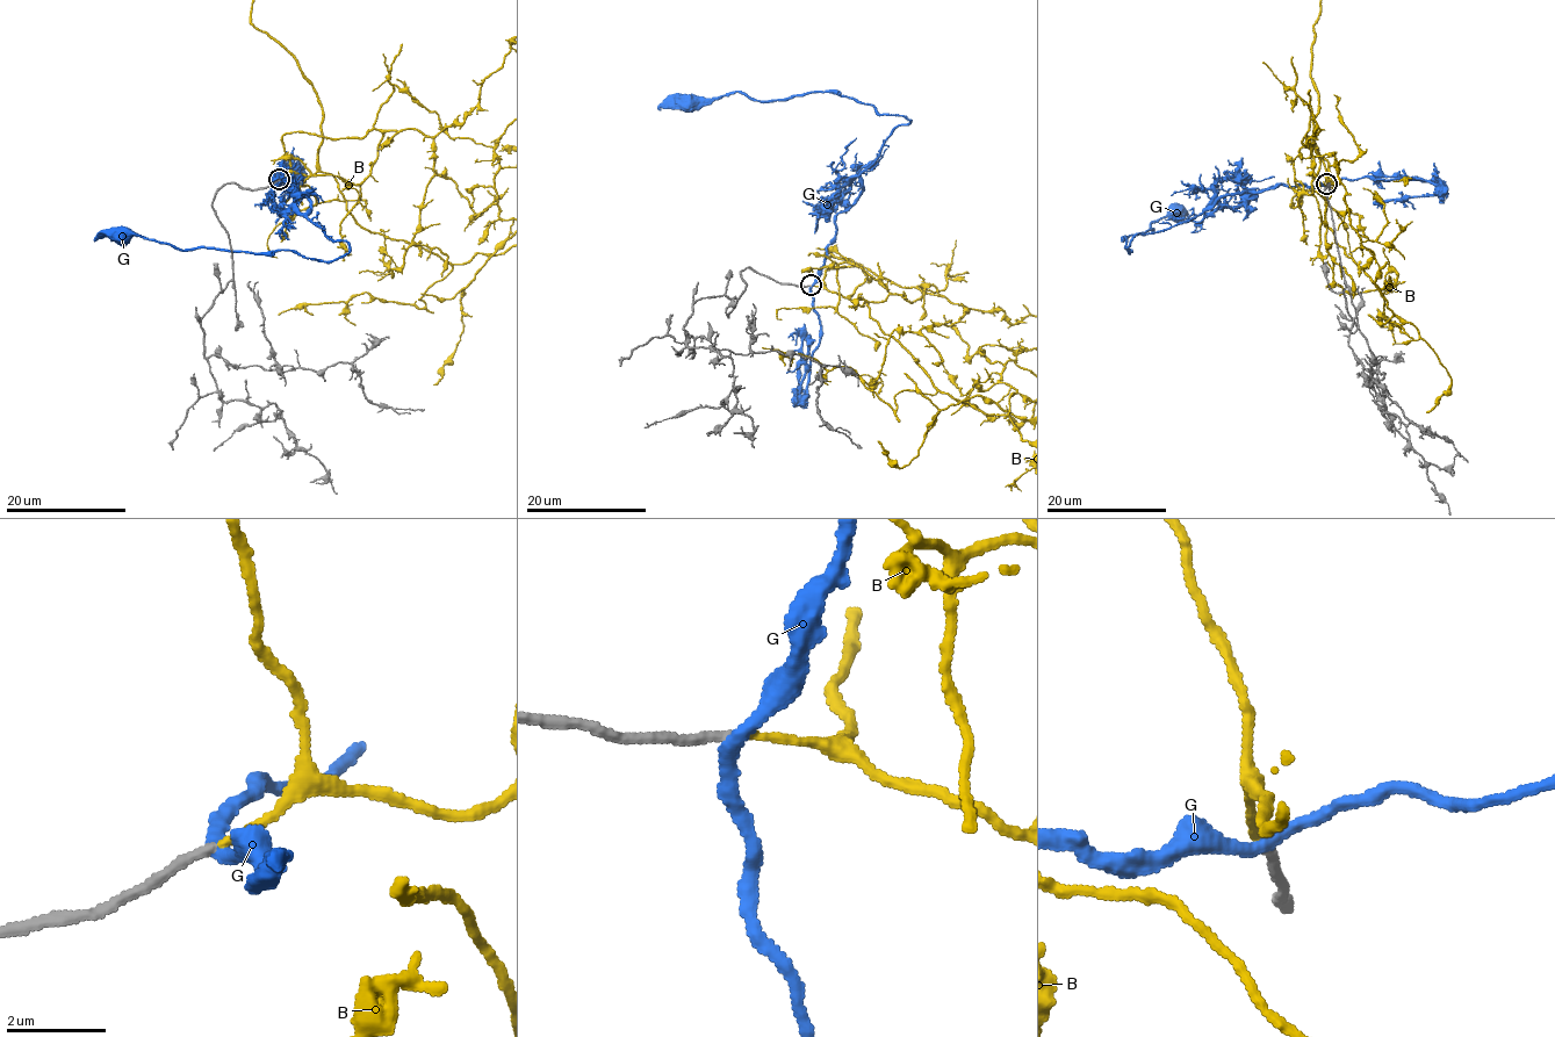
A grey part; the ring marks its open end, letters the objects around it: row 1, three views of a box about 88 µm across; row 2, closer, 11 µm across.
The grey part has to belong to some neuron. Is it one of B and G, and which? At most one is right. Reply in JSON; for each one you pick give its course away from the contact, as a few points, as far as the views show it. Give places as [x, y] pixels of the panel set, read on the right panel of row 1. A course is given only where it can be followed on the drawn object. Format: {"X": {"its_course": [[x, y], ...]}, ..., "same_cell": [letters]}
{"same_cell": ["B"]}

